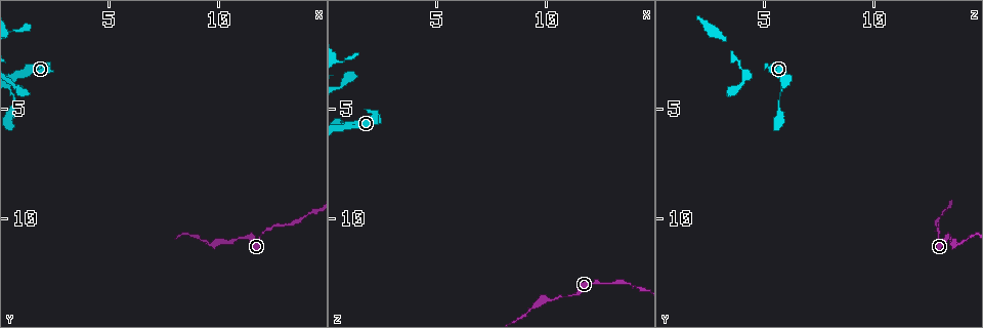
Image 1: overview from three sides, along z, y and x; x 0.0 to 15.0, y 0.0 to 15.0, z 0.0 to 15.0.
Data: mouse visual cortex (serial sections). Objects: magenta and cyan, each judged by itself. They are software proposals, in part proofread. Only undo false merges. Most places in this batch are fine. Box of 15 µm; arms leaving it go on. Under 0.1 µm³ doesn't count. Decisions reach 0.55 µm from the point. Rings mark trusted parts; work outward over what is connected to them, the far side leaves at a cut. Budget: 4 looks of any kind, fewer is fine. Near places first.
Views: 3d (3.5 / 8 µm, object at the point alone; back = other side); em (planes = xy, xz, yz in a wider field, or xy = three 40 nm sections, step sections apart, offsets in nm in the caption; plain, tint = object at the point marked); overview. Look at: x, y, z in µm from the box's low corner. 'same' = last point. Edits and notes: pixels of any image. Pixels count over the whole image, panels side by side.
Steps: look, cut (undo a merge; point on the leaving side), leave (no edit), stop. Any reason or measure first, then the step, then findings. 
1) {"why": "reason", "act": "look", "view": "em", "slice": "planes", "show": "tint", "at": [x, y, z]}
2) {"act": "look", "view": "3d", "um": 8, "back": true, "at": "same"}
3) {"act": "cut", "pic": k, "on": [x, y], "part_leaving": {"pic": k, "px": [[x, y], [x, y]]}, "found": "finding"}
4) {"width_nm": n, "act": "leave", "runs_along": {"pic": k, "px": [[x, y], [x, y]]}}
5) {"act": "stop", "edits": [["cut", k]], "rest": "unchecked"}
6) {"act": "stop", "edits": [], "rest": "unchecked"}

{"why": "thin neck", "act": "look", "view": "3d", "um": 3.5, "at": [12.6, 10.4, 12.9]}

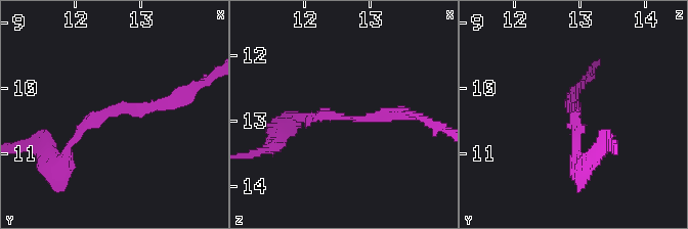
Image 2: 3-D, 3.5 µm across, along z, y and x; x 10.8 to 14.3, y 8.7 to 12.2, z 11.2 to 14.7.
{"act": "look", "view": "em", "slice": "xy", "step": 1, "show": "tint", "at": [12.70, 10.35, 12.90]}

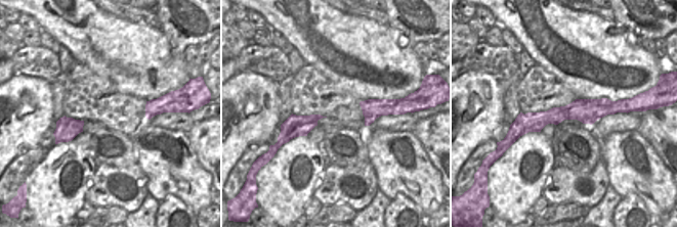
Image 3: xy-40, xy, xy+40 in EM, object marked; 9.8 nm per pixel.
{"arm_widths_nm": [100, 200], "act": "leave", "runs_along": {"pic": 2, "px": [[67, 148], [104, 113], [186, 95]]}, "found": "continuous, no second cell"}

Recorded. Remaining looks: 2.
{"why": "thin neck", "act": "look", "view": "3d", "um": 3.5, "at": [10.8, 10.8, 13.6]}

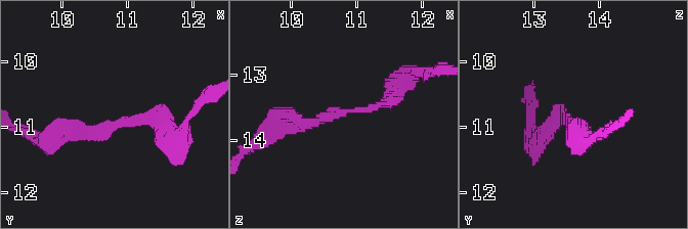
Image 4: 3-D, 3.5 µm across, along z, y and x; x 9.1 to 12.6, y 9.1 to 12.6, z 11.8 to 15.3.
{"why": "need the tissue", "act": "look", "view": "em", "slice": "xy", "step": 5, "show": "tint", "at": [10.90, 10.85, 13.50]}

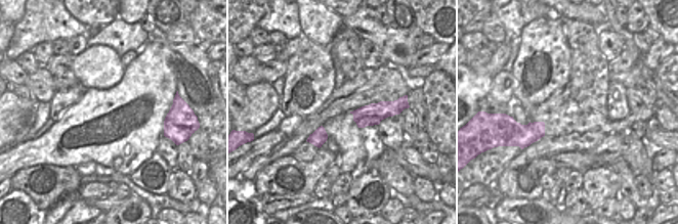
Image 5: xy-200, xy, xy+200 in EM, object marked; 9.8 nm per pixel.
{"width_nm": 200, "act": "leave", "runs_along": {"pic": 4, "px": [[398, 84], [383, 105], [289, 121]]}, "found": "all the same cell"}

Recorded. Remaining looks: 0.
{"act": "stop", "edits": [], "rest": "unchecked"}

